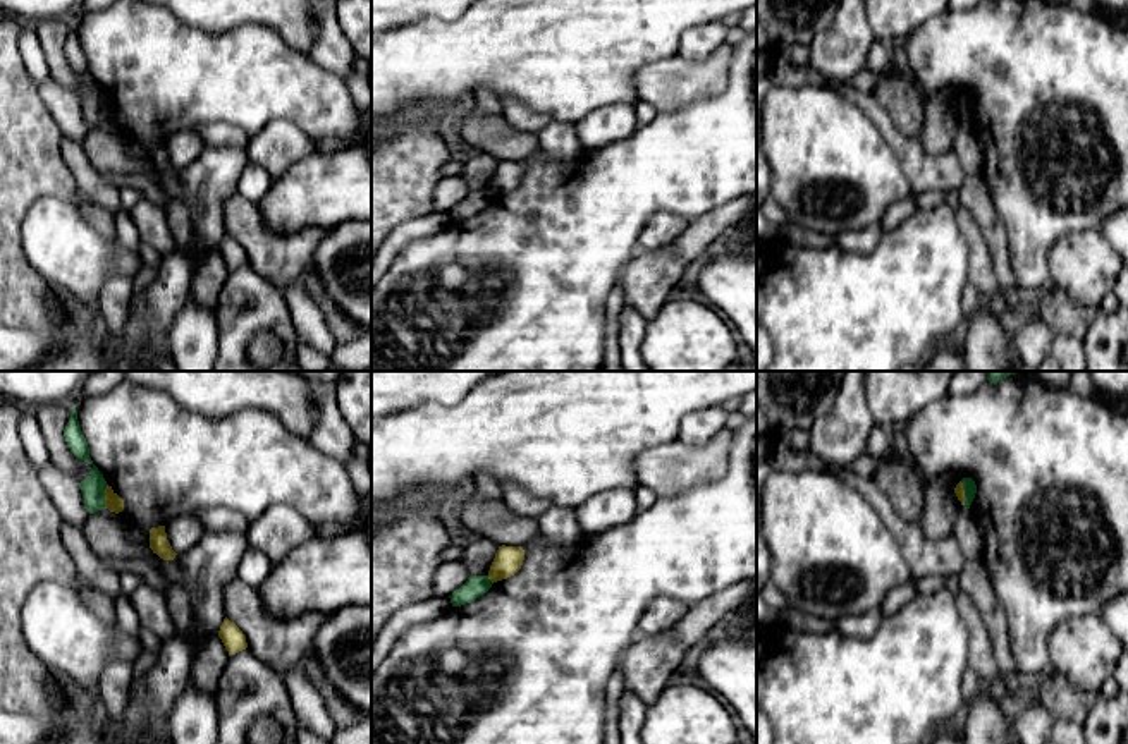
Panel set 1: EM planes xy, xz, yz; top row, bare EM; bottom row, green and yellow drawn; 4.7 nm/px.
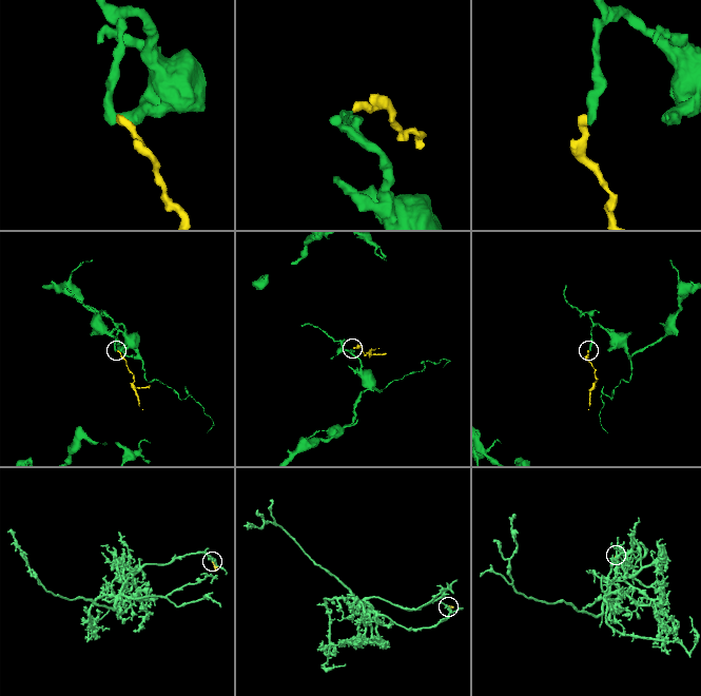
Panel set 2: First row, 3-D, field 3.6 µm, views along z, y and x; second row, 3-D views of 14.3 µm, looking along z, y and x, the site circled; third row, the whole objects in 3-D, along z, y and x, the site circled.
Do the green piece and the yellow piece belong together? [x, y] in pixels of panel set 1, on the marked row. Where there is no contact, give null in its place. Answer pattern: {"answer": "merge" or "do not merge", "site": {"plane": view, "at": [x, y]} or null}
{"answer": "do not merge", "site": {"plane": "xy", "at": [104, 497]}}

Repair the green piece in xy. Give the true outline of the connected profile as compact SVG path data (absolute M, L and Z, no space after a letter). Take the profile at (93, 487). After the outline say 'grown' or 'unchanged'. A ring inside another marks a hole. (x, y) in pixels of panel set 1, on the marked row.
M95 464L93 469L89 471L89 476L79 483L79 488L89 514L105 509L107 481Z; unchanged

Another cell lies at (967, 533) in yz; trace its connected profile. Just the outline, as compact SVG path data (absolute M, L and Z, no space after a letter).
M963 509L958 514L954 524L954 538L959 545L965 560L972 560L972 562L982 560L984 538L968 509Z

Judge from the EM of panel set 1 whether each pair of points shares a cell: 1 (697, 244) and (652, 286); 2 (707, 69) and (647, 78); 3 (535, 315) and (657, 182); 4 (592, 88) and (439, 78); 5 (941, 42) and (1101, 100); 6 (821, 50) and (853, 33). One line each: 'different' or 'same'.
1: same
2: same
3: same
4: same
5: same
6: same

